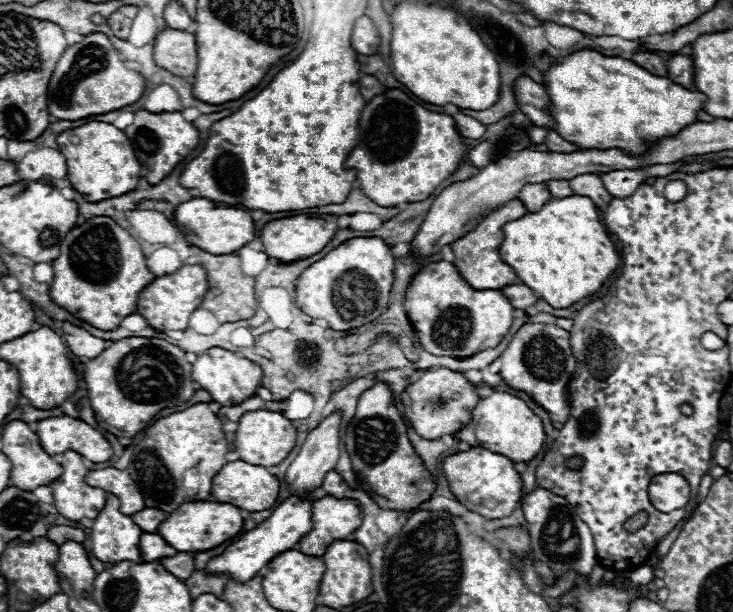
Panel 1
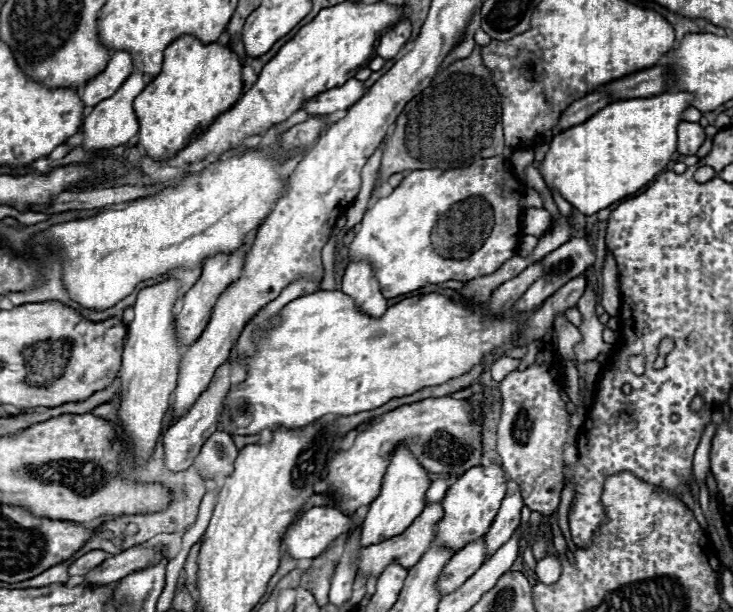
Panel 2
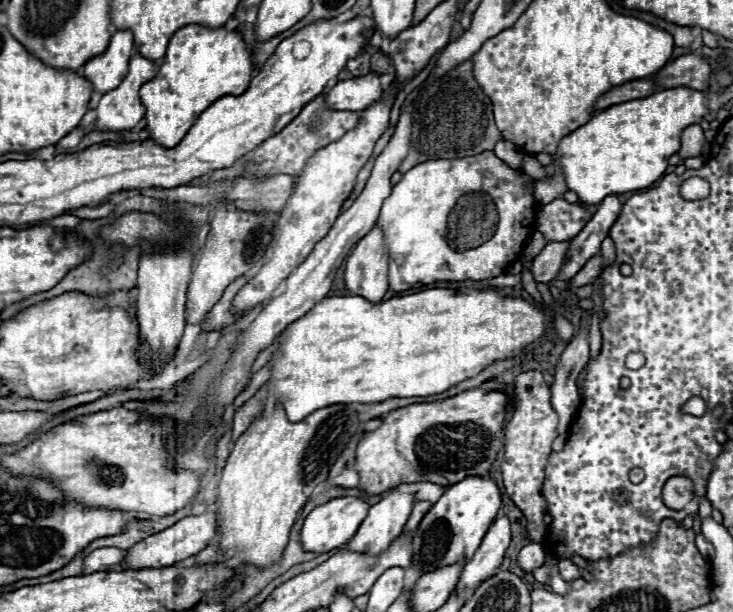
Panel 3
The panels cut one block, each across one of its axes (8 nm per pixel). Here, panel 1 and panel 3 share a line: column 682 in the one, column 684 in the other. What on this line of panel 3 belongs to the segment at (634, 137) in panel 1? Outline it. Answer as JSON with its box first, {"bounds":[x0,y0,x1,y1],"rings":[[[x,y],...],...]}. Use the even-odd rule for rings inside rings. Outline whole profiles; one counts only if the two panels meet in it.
{"bounds":[556,88,708,206],"rings":[[[670,88],[670,90],[656,92],[648,98],[614,104],[614,108],[606,108],[594,114],[584,126],[564,136],[558,144],[556,162],[560,164],[568,190],[576,192],[578,200],[584,206],[594,206],[594,204],[600,204],[606,196],[618,196],[624,192],[648,188],[650,184],[654,184],[658,178],[664,176],[668,168],[668,158],[676,154],[680,148],[682,130],[690,124],[698,124],[706,114],[706,106],[708,106],[708,100],[704,92],[690,90],[690,88]]]}

